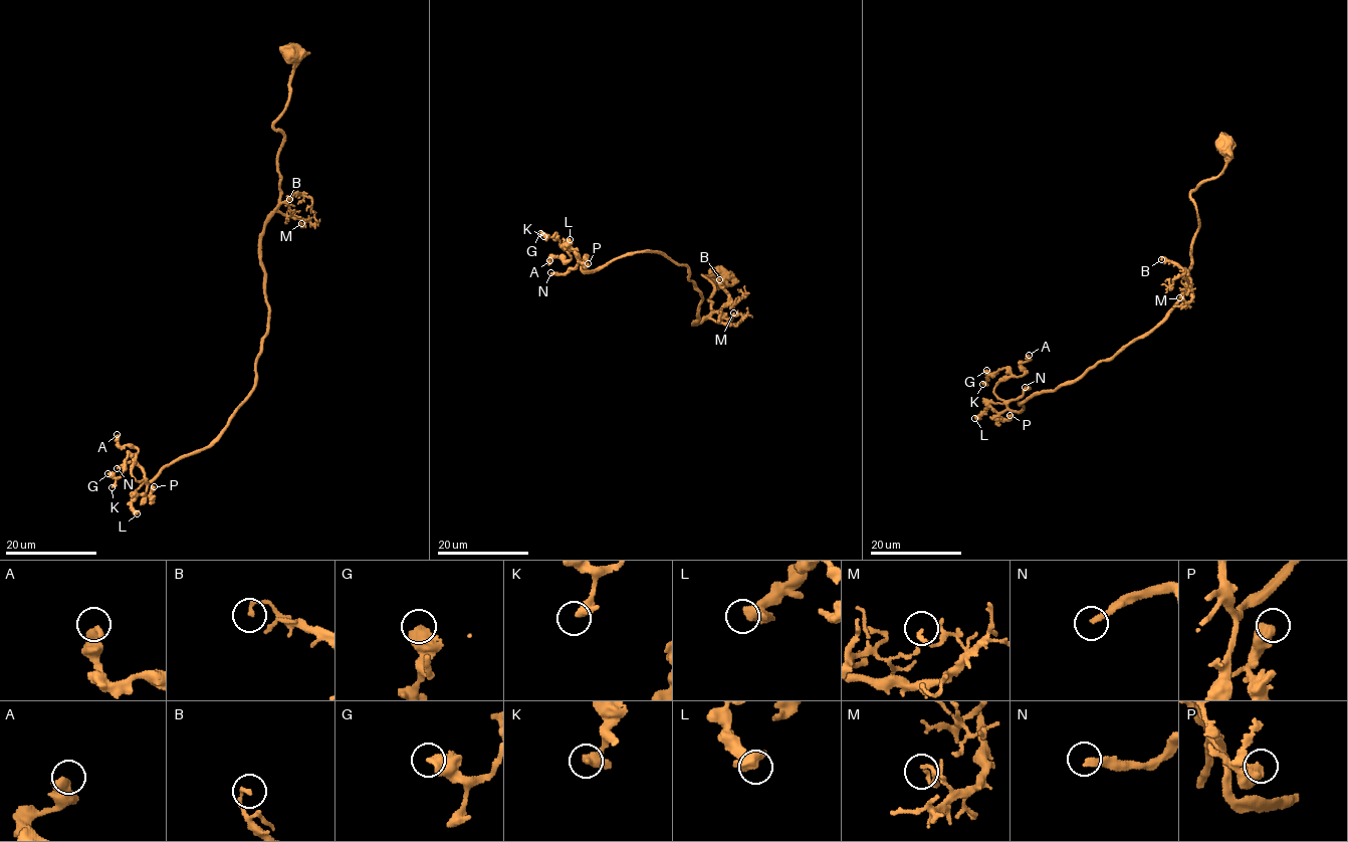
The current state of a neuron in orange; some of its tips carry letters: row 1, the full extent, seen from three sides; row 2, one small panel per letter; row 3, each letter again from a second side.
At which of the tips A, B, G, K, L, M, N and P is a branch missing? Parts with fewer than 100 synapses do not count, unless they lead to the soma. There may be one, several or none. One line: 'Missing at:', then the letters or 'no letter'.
Missing at: N

